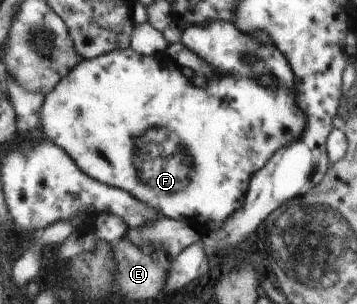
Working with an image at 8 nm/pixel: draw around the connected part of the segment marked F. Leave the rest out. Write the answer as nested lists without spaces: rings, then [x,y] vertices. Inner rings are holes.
[[[228,21],[191,25],[185,29],[182,42],[216,69],[218,77],[212,80],[210,78],[207,79],[206,87],[193,85],[189,78],[183,75],[181,67],[166,53],[144,56],[131,48],[115,50],[98,58],[81,60],[81,63],[68,76],[65,76],[49,95],[46,95],[44,109],[42,110],[43,132],[53,143],[61,145],[80,169],[89,175],[90,178],[128,191],[132,196],[159,210],[161,217],[187,220],[191,225],[195,224],[203,230],[209,227],[215,229],[220,227],[223,222],[226,222],[244,204],[244,200],[247,198],[247,189],[250,187],[255,173],[259,172],[279,149],[289,145],[290,142],[301,137],[302,133],[305,133],[306,115],[302,114],[300,107],[294,100],[296,93],[294,92],[294,73],[291,65],[289,65],[287,58],[275,46],[258,44],[252,37],[238,30],[233,25],[233,22]],[[264,73],[271,74],[274,77],[276,85],[273,88],[263,87],[258,82],[258,77]]]

